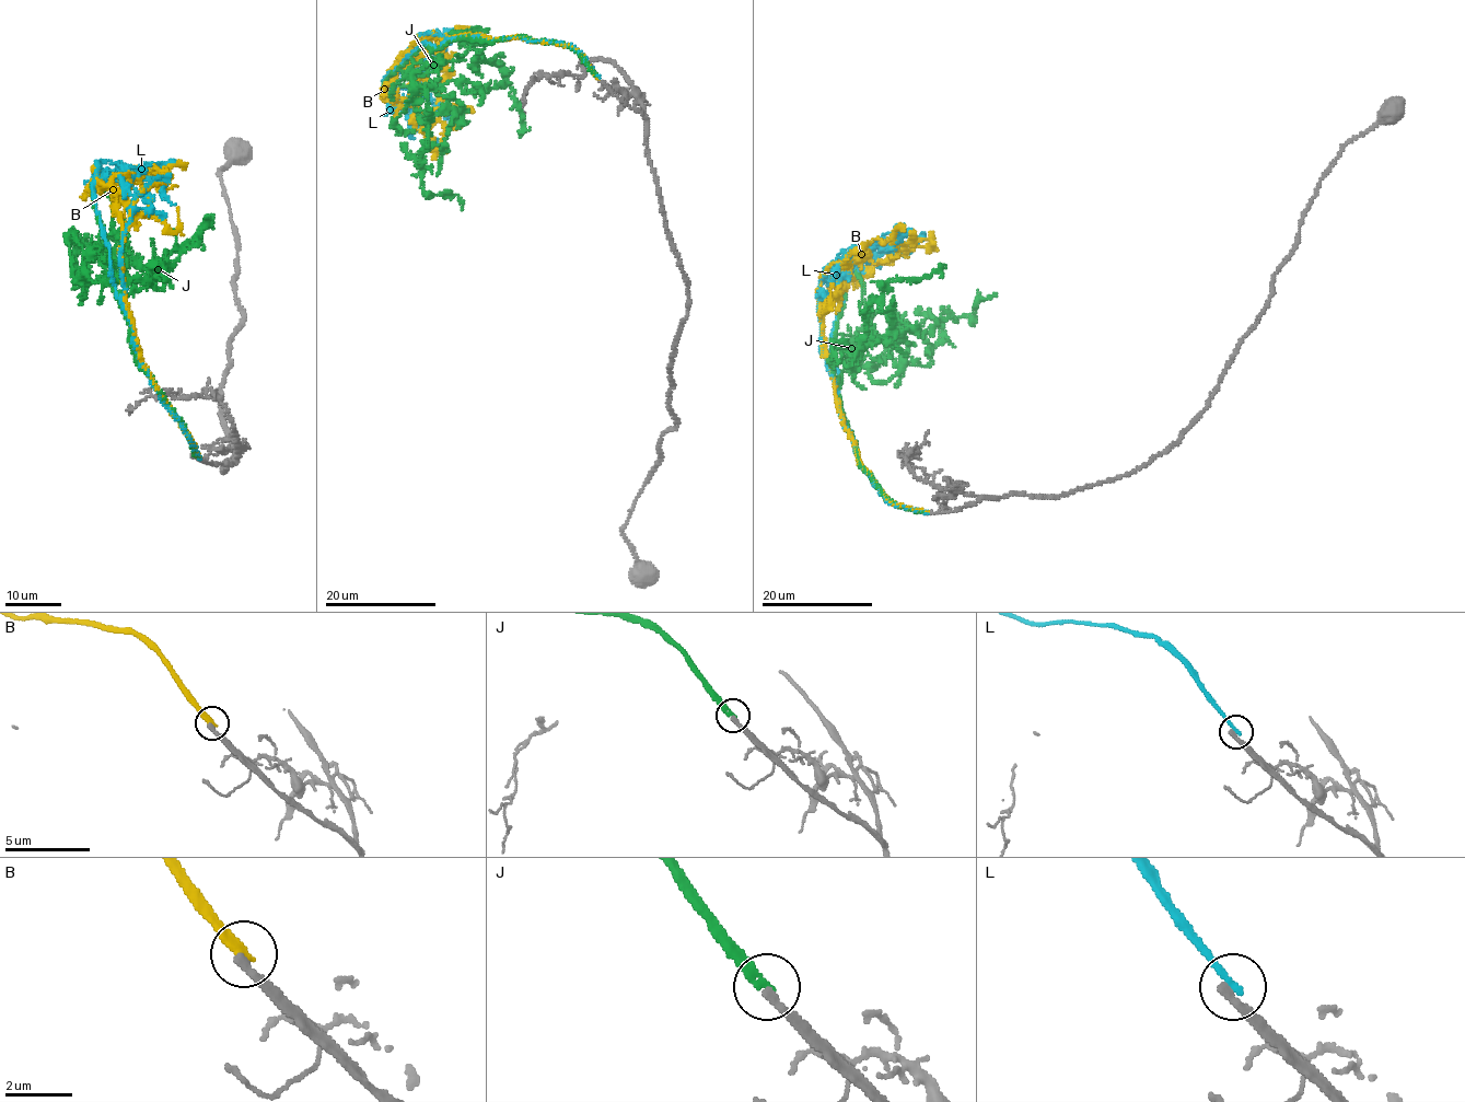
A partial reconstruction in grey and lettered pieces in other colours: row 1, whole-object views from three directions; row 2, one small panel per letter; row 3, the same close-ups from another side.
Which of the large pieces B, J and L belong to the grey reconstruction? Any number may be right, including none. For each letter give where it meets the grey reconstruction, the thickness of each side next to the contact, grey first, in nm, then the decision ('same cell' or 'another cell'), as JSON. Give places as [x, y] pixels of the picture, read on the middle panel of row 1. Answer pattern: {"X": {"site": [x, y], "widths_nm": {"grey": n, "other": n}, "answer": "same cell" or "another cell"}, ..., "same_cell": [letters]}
{"B": {"site": [597, 76], "widths_nm": {"grey": 240, "other": 360}, "answer": "another cell"}, "J": {"site": [596, 76], "widths_nm": {"grey": 200, "other": 220}, "answer": "same cell"}, "L": {"site": [599, 77], "widths_nm": {"grey": 240, "other": 200}, "answer": "another cell"}, "same_cell": ["J"]}

